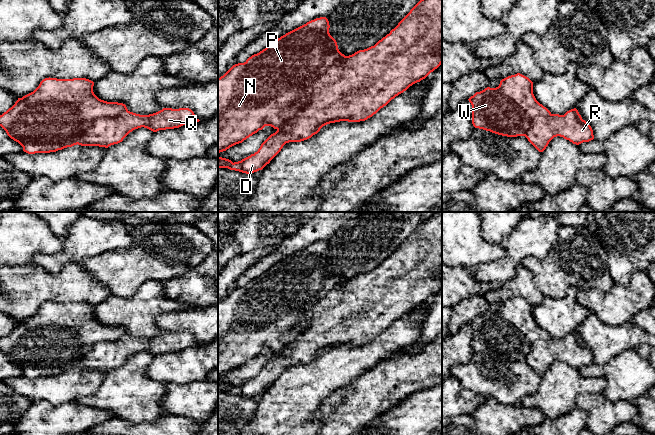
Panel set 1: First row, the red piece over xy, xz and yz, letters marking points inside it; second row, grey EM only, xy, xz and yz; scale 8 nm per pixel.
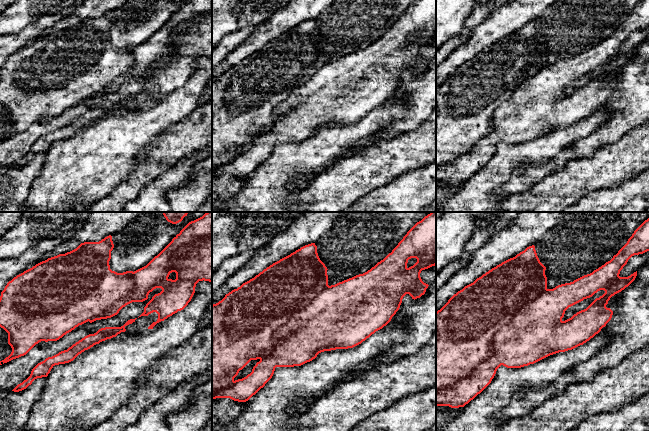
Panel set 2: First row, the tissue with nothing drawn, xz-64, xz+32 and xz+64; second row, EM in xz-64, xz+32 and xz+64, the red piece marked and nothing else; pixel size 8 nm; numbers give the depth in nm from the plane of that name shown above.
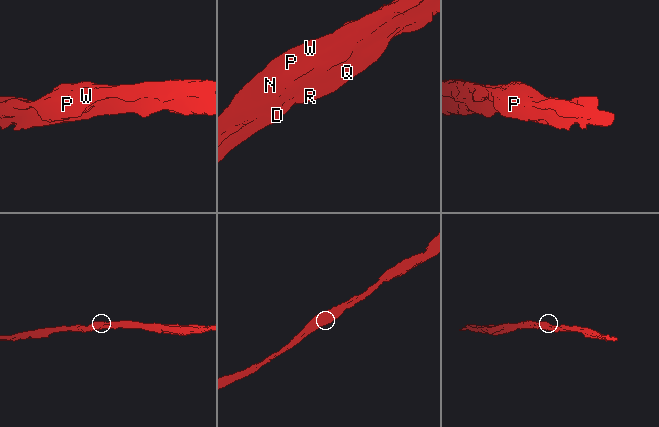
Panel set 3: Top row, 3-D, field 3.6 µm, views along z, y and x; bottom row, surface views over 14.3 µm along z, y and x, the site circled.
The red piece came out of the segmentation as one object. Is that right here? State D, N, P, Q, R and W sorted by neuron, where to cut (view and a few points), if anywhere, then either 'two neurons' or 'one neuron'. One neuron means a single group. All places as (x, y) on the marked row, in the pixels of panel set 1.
groups D Q R / N P W; cut xz (347, 56), (306, 90), (307, 101), (277, 129); two neurons

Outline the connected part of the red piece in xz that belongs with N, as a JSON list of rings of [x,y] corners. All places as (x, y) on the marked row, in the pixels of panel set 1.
[[[326,17],[311,20],[276,39],[244,63],[233,65],[218,78],[218,153],[242,143],[265,126],[279,129],[310,98],[306,90],[332,66],[340,65],[347,59],[347,56],[339,51],[336,40],[329,33],[329,28]]]

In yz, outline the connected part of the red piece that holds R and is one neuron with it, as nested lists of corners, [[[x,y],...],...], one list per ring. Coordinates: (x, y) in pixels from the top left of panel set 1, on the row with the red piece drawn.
[[[576,108],[564,115],[550,114],[548,117],[533,120],[524,136],[539,152],[543,152],[557,136],[576,145],[594,139],[591,126],[582,119]]]

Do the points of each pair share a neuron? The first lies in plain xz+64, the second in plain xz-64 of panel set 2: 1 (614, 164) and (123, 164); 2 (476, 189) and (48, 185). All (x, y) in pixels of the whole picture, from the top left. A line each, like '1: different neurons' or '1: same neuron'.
1: different neurons
2: same neuron

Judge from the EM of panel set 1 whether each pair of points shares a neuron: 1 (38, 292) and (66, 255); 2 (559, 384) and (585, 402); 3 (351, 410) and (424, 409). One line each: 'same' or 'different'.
1: different
2: different
3: different

